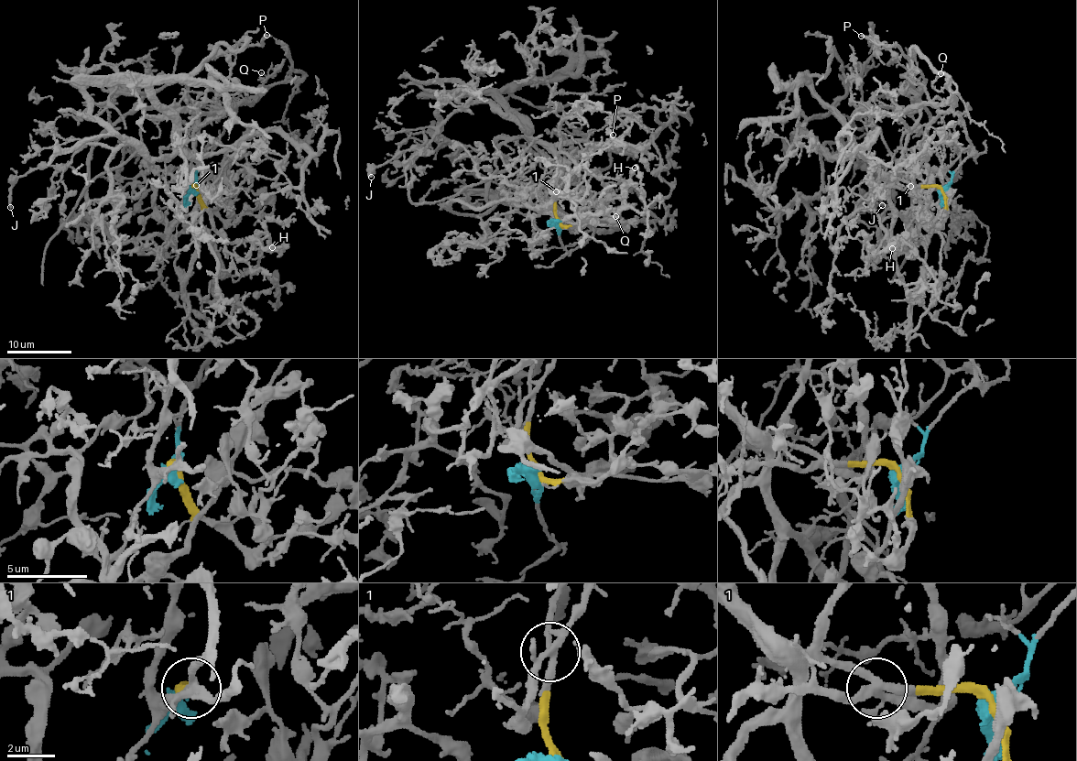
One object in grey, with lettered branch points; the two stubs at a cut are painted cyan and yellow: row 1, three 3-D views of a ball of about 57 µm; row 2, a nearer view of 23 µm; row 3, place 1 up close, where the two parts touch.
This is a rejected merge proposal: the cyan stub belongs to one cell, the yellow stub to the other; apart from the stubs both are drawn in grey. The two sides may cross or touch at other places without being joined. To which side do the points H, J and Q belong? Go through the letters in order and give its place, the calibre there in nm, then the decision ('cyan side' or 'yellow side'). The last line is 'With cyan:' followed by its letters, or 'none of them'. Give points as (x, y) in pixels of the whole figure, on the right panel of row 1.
H: place (892, 248); calibre 240 nm; yellow side
J: place (882, 205); calibre 240 nm; yellow side
Q: place (941, 73); calibre 150 nm; cyan side
With cyan: Q

